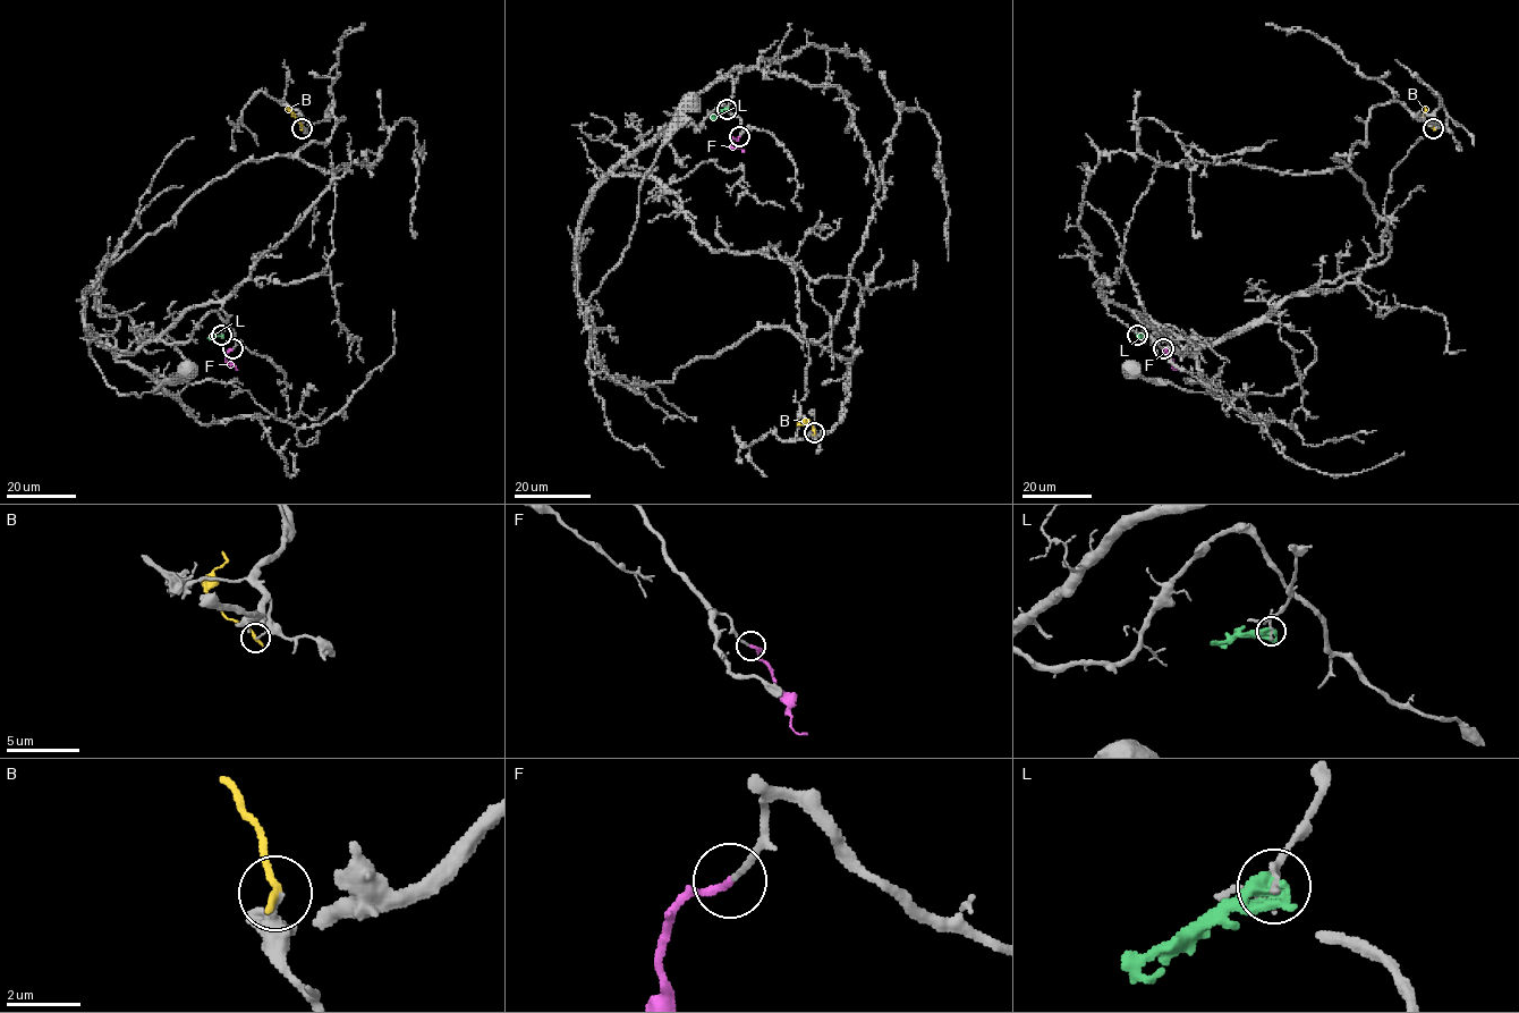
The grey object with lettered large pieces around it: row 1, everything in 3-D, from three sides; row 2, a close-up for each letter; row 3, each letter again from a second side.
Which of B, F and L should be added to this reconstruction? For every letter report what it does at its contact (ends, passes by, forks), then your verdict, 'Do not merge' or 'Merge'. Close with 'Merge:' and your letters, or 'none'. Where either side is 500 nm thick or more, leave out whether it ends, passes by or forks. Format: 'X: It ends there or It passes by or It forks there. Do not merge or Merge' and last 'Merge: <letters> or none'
B: It ends there. Do not merge
F: It ends there. Merge
L: It passes by. Do not merge
Merge: F

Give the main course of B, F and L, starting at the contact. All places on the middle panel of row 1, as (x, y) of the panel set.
B: (814, 432), (808, 421), (798, 423)
F: (738, 137), (732, 143), (743, 151)
L: (727, 109), (711, 118)

